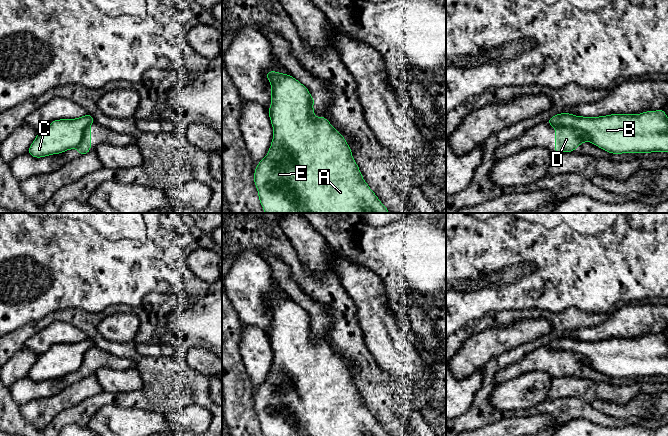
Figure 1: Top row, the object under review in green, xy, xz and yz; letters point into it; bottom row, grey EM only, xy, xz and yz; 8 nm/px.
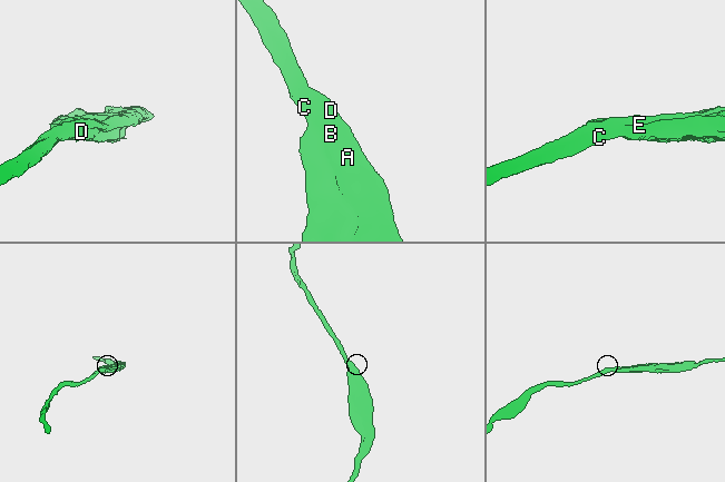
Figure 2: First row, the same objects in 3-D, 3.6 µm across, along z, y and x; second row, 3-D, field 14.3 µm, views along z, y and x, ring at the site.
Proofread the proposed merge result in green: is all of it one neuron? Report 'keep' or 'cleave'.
cleave

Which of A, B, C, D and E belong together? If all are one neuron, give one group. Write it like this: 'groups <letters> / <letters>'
groups A B C E / D

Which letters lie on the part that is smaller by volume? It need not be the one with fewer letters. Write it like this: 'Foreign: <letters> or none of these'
Foreign: D

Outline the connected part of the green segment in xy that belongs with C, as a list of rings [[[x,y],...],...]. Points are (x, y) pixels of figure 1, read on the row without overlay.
[[[89,337],[80,342],[54,344],[38,356],[27,376],[41,382],[73,373],[80,367],[84,354],[94,346]]]

